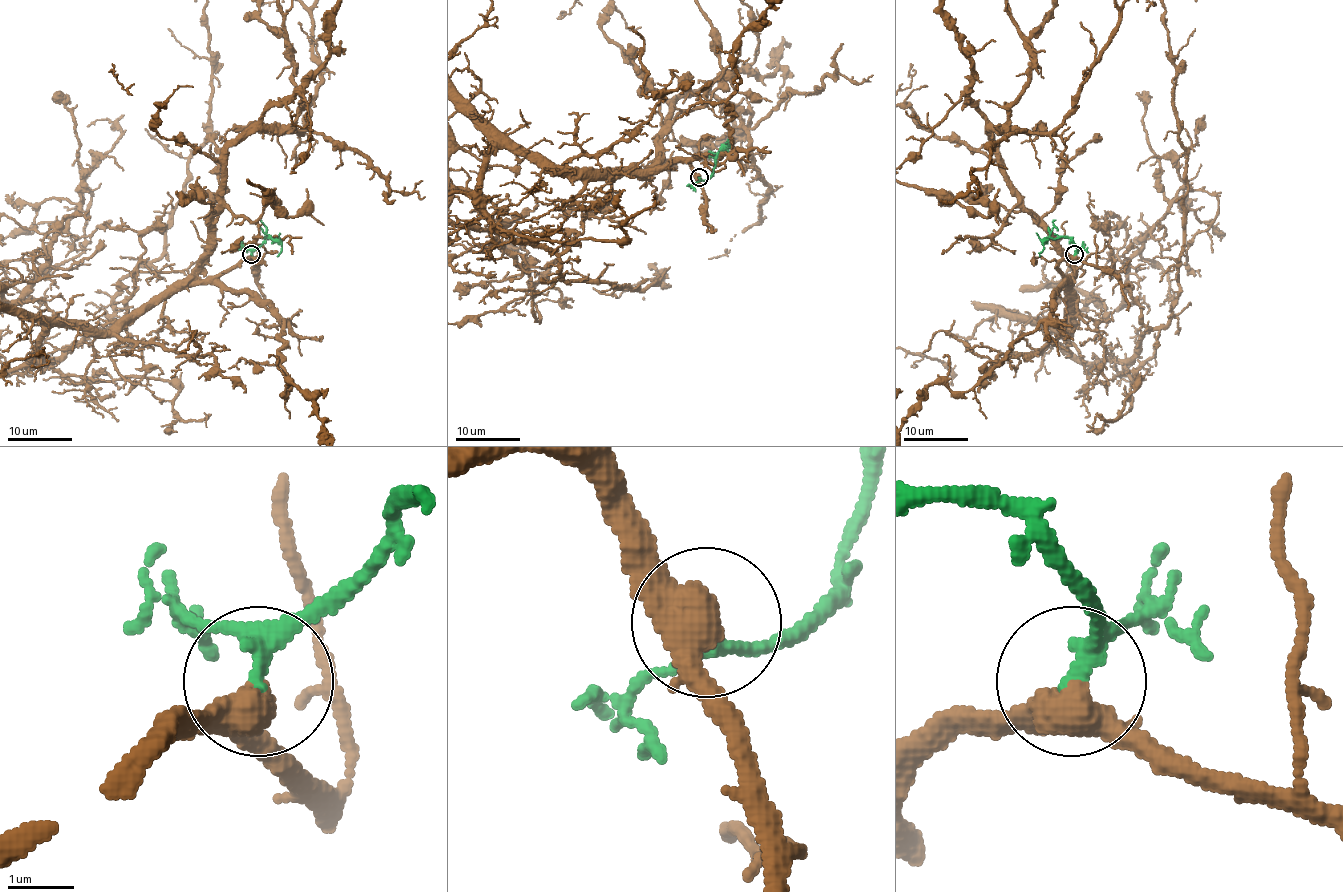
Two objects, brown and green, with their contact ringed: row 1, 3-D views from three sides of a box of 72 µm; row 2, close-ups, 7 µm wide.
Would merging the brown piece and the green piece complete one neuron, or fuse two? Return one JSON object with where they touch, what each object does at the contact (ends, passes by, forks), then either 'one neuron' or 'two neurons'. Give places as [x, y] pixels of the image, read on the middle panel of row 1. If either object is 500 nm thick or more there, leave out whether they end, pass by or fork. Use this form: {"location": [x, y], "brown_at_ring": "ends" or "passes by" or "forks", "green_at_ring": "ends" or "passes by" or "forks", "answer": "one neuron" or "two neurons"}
{"location": [699, 177], "brown_at_ring": "passes by", "green_at_ring": "passes by", "answer": "one neuron"}

